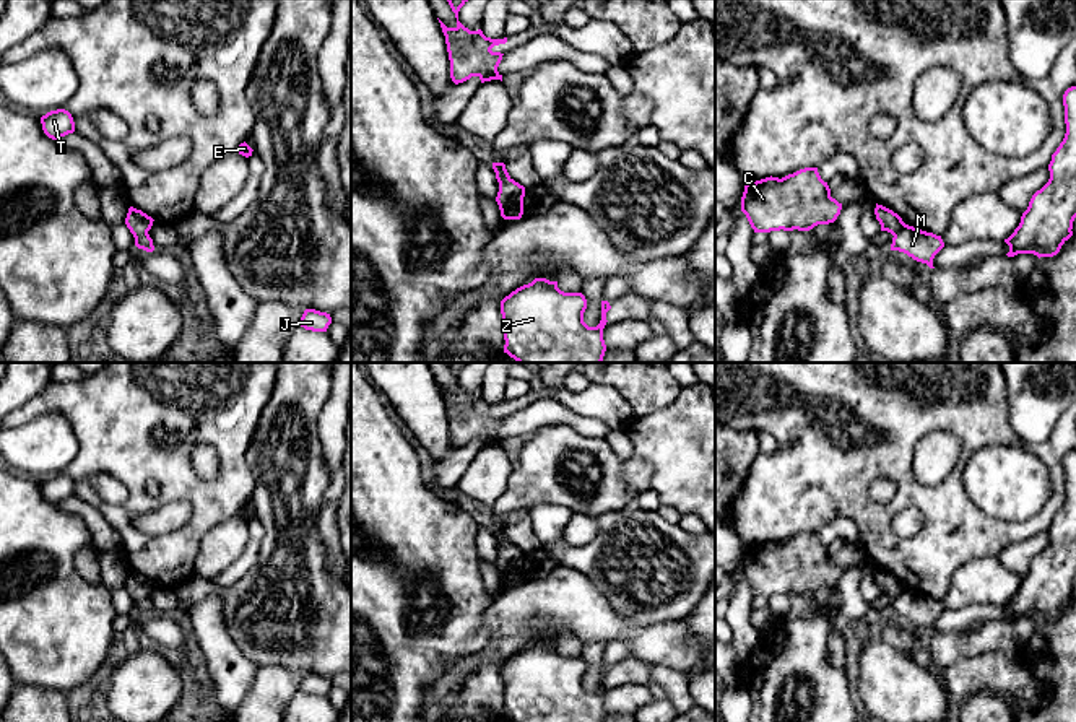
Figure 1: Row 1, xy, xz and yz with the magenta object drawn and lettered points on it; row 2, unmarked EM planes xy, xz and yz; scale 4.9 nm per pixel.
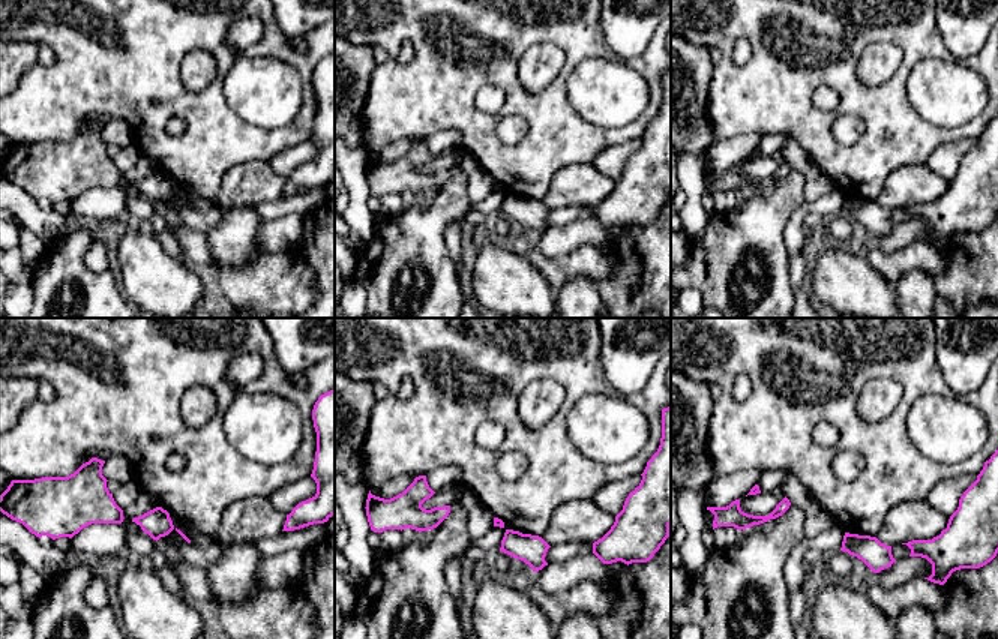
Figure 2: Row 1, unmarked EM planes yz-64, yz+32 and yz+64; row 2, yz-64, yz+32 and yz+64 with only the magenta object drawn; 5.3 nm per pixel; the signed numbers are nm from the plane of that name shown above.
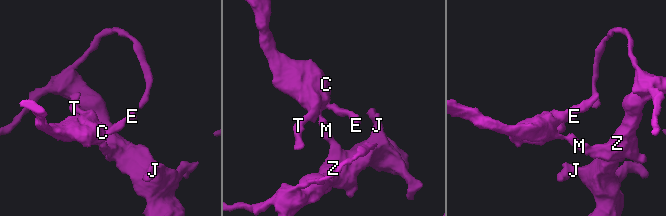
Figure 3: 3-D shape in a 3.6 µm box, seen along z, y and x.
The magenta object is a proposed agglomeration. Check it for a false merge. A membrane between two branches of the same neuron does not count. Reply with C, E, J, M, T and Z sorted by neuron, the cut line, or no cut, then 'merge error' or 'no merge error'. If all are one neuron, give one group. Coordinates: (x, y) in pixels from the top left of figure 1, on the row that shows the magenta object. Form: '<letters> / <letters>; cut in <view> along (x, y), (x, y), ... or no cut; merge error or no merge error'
C E T / J M Z; cut in yz along (904, 223), (893, 234); merge error

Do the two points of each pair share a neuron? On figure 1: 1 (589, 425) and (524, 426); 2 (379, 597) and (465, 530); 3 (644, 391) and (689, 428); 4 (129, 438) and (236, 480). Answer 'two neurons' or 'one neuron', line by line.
1: one neuron
2: one neuron
3: two neurons
4: one neuron

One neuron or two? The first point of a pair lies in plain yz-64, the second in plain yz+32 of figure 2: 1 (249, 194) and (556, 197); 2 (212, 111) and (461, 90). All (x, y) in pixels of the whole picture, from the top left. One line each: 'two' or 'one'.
1: one
2: one

